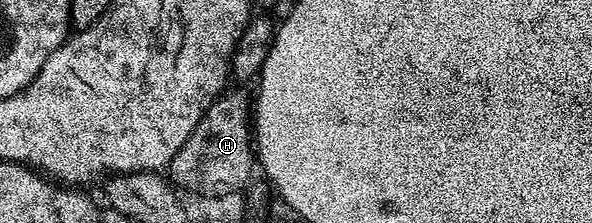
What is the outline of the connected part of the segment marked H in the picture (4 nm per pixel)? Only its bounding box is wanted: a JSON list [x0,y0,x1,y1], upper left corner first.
[167,90,255,197]

